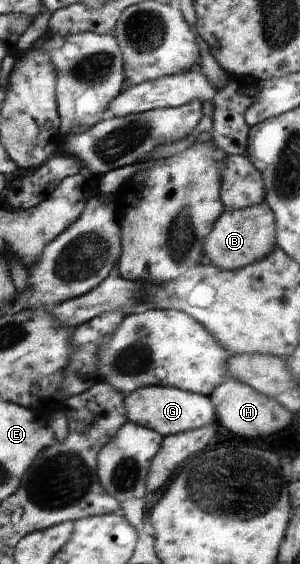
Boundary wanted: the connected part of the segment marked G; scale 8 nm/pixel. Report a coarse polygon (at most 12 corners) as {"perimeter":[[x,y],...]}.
{"perimeter":[[167,386],[125,395],[128,422],[162,436],[217,424],[210,396]]}

